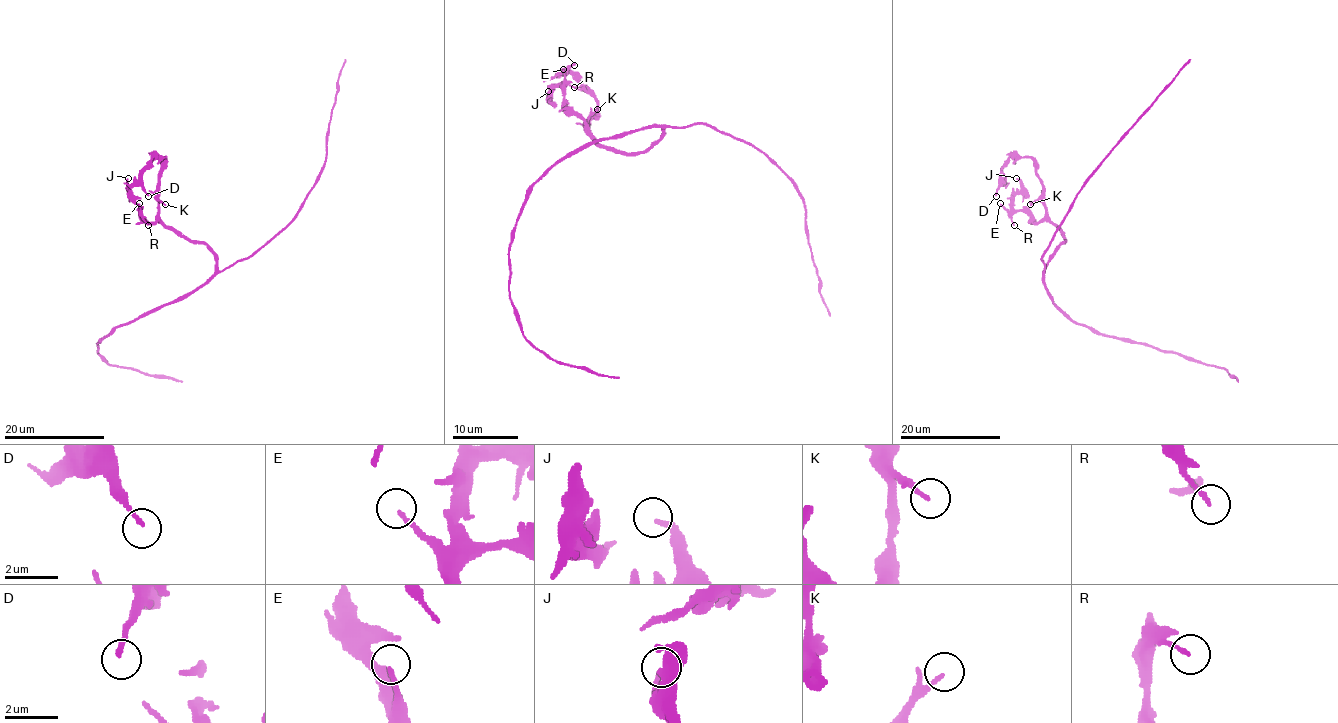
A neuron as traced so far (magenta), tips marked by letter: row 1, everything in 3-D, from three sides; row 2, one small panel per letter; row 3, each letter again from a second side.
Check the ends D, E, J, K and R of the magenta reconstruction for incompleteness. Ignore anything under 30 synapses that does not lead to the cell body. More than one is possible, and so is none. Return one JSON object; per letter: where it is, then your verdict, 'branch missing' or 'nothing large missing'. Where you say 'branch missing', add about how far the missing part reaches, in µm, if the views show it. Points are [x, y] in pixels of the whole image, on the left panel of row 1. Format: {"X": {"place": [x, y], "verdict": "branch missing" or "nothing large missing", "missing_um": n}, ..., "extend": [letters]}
{"D": {"place": [148, 196], "verdict": "nothing large missing"}, "E": {"place": [139, 203], "verdict": "nothing large missing"}, "J": {"place": [128, 178], "verdict": "nothing large missing"}, "K": {"place": [165, 204], "verdict": "nothing large missing"}, "R": {"place": [148, 225], "verdict": "nothing large missing"}, "extend": []}

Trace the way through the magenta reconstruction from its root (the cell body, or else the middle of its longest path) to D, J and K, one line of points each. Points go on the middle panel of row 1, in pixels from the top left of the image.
D: (646, 128), (661, 126), (662, 135), (644, 151), (602, 148), (587, 126), (596, 96), (566, 69), (574, 65)
J: (646, 128), (662, 135), (644, 151), (605, 149), (566, 109), (565, 89), (548, 91)
K: (646, 128), (661, 126), (662, 135), (644, 151), (622, 153), (605, 149), (589, 131), (587, 118), (597, 109)

